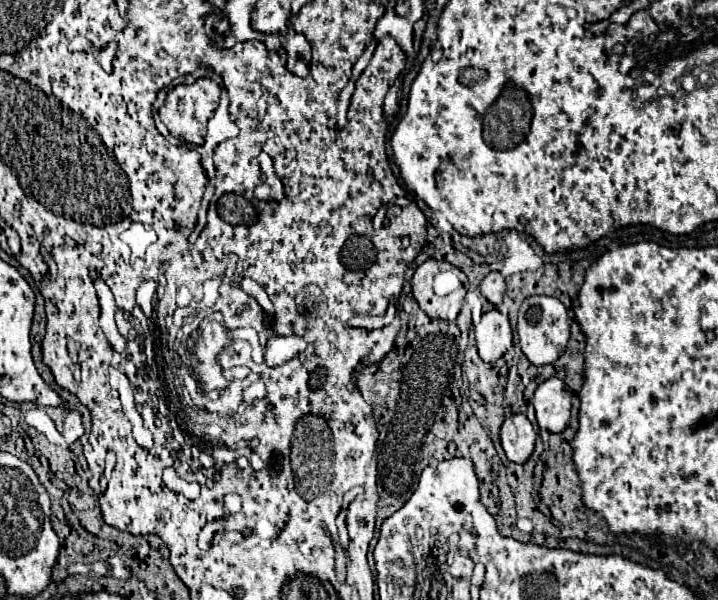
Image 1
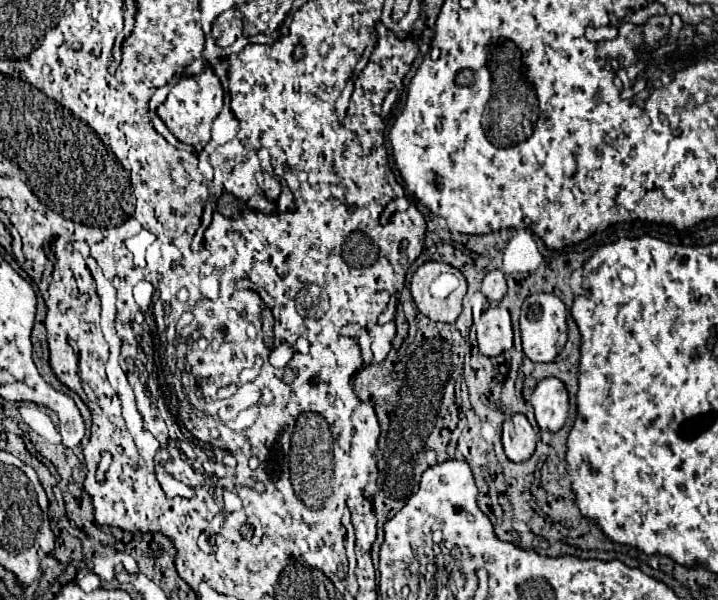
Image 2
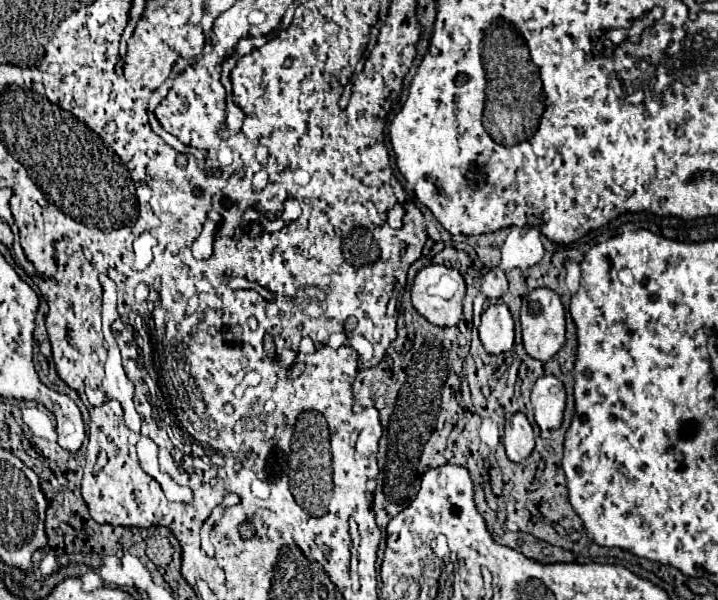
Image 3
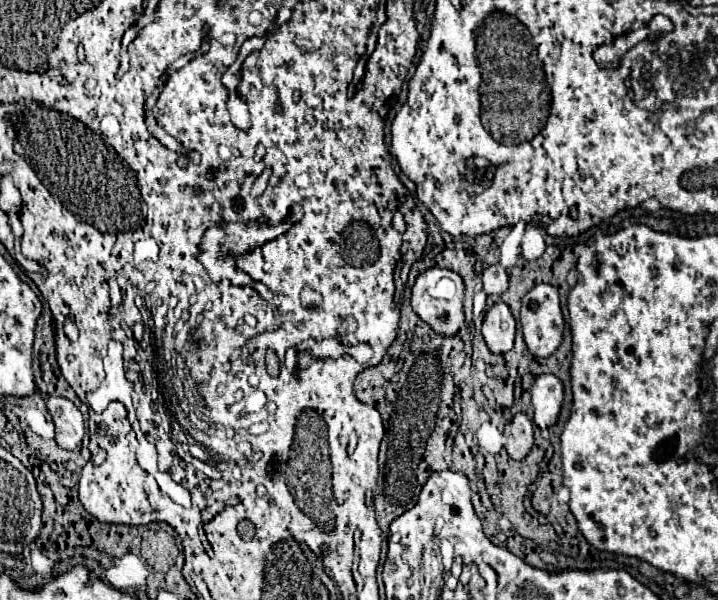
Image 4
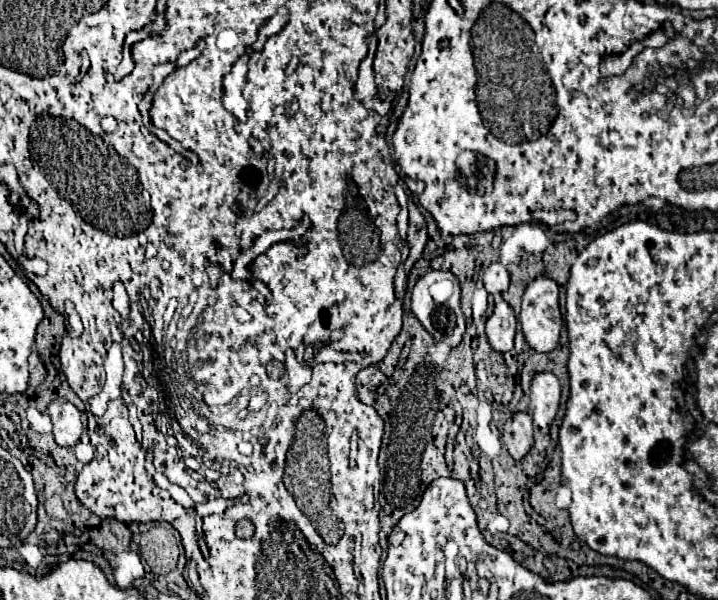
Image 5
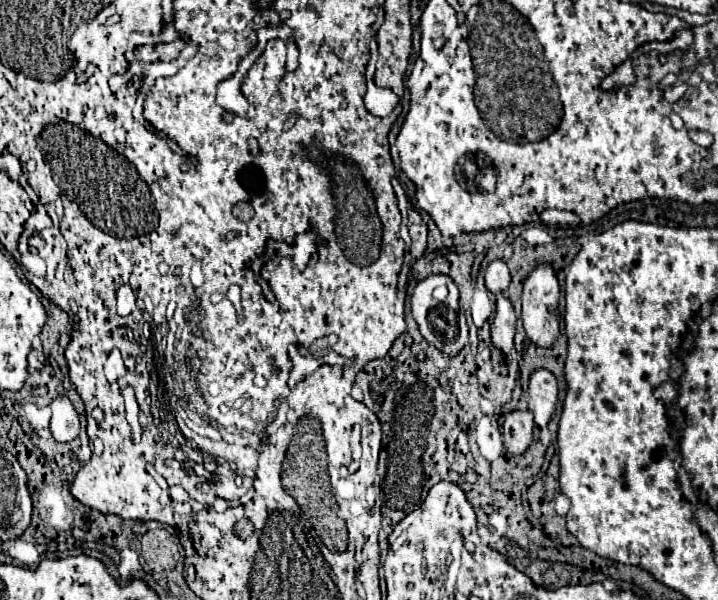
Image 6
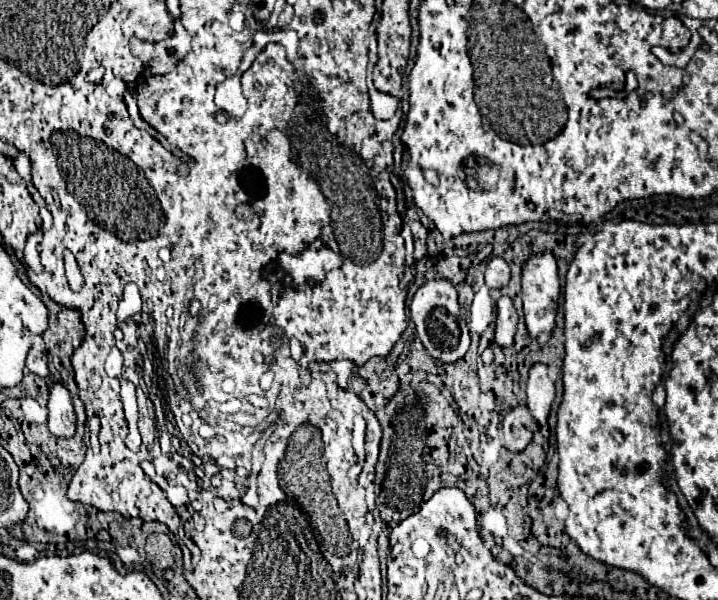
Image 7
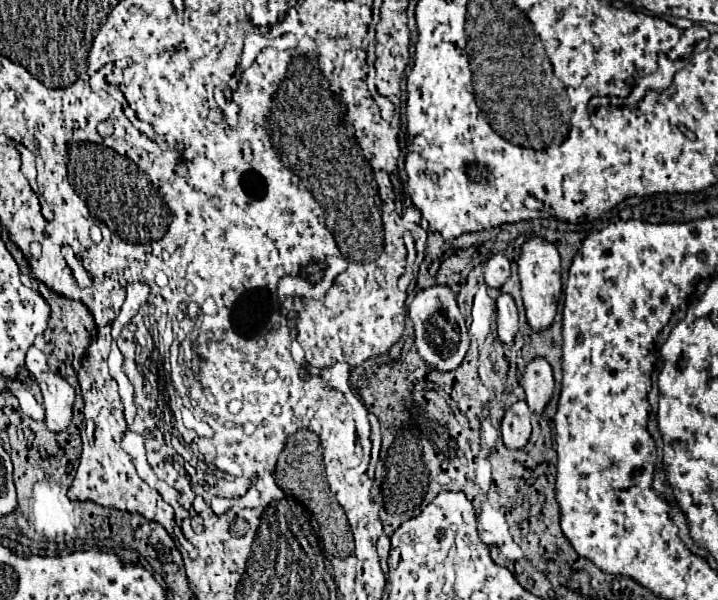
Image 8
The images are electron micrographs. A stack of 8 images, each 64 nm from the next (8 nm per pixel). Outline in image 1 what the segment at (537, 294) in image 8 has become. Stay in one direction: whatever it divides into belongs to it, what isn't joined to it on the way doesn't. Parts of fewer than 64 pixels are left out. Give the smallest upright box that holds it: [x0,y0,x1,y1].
[518,296,570,366]

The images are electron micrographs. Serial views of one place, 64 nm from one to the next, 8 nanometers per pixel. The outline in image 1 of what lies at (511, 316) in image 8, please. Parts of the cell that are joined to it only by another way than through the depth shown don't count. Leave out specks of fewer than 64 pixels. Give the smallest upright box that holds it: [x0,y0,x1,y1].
[474,310,512,362]

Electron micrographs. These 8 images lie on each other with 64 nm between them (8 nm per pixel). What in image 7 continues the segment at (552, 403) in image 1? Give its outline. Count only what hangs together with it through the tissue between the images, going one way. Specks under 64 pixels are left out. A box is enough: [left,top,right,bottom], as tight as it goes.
[526,364,554,424]

